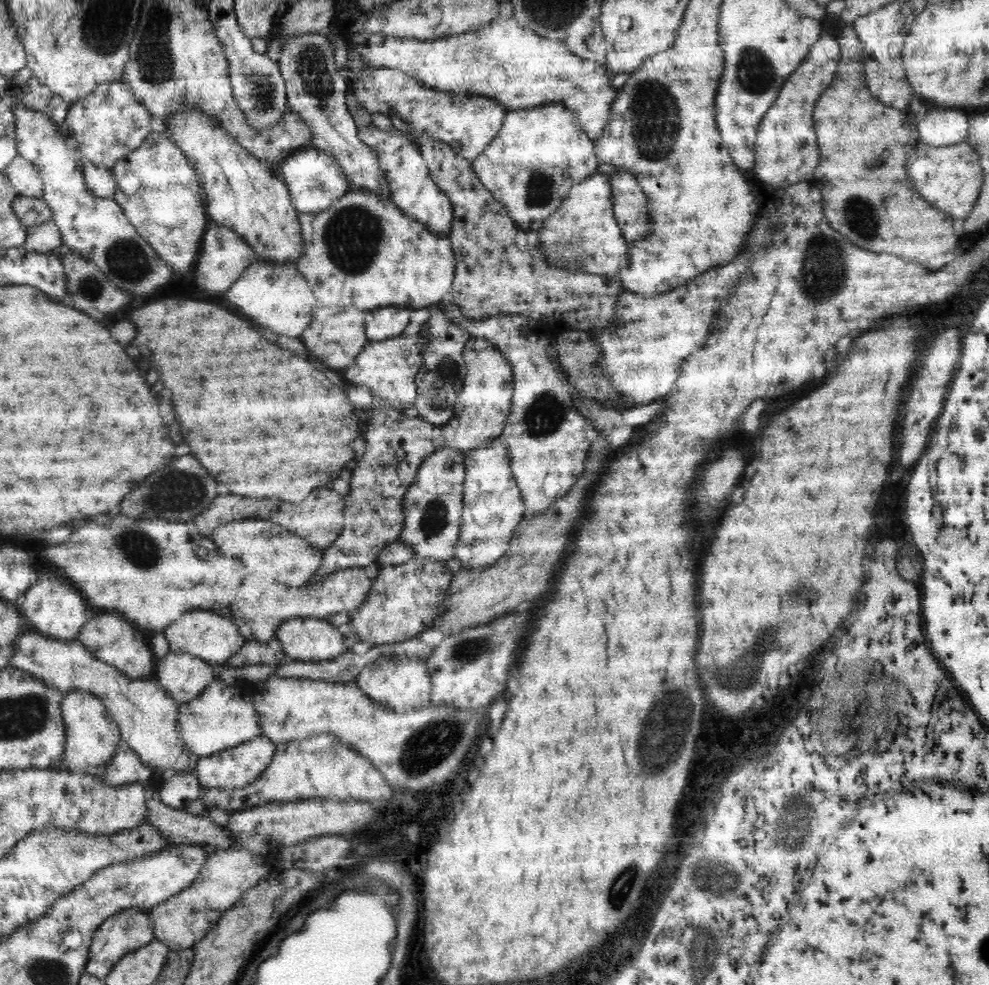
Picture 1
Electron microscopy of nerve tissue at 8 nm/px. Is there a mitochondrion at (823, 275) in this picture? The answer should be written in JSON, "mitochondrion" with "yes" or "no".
{"mitochondrion":"yes"}

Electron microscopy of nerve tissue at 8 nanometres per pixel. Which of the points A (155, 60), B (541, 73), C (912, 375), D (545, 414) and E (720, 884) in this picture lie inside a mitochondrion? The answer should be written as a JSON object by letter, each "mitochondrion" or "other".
{"A":"mitochondrion","B":"other","C":"other","D":"mitochondrion","E":"mitochondrion"}

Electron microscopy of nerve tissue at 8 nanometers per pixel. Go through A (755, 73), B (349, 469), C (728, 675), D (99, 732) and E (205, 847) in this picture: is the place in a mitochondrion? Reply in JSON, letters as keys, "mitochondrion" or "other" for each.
{"A":"mitochondrion","B":"other","C":"mitochondrion","D":"other","E":"other"}

